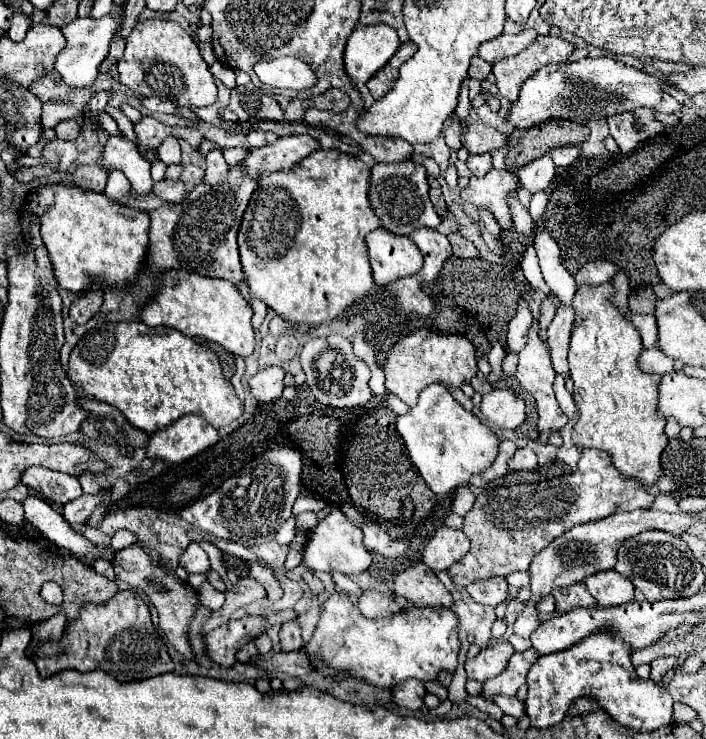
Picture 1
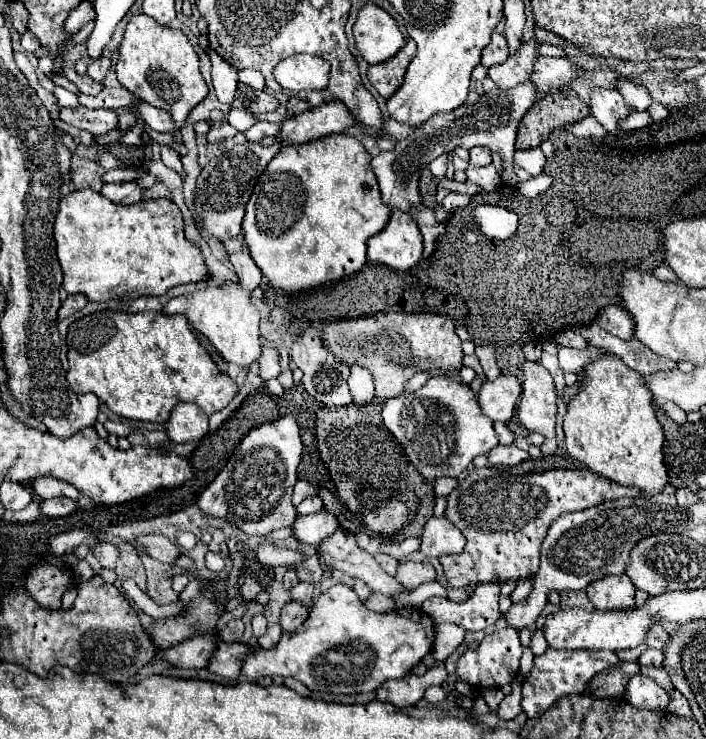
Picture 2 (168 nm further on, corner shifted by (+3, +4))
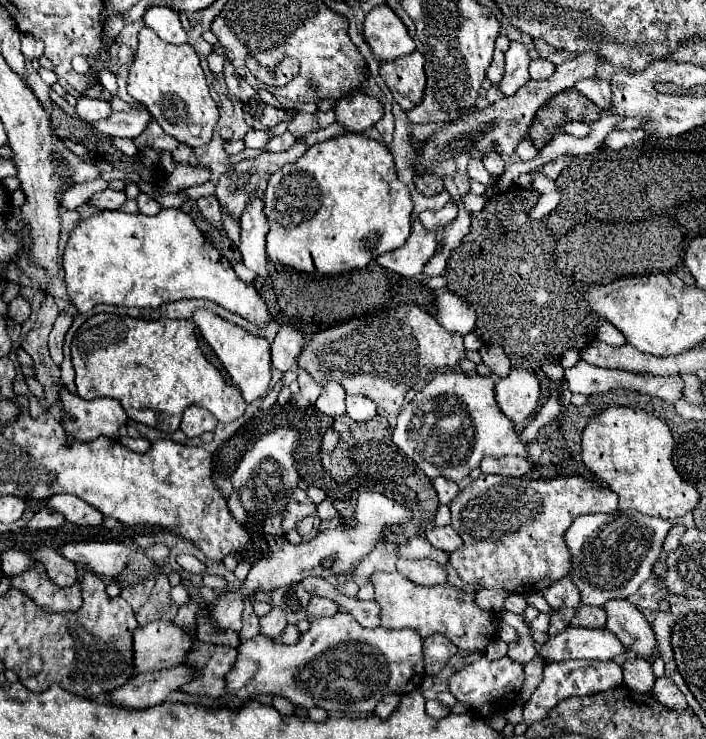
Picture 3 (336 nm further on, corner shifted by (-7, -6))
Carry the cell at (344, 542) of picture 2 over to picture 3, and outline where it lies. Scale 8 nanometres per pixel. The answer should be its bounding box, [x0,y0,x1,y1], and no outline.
[371,572,497,652]

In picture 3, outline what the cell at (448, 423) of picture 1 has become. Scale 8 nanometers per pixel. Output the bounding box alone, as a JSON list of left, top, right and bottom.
[393,372,535,482]

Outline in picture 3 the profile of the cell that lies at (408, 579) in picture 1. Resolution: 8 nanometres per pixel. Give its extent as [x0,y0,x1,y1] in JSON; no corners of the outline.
[397,558,447,586]

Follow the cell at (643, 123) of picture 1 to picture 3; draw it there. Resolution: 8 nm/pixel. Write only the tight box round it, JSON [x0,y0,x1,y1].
[575,76,611,110]

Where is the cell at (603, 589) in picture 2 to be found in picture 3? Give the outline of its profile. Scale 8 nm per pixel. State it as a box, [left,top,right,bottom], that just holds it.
[605,600,655,658]

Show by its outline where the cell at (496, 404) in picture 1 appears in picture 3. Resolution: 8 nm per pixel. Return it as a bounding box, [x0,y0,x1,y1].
[495,368,539,424]

